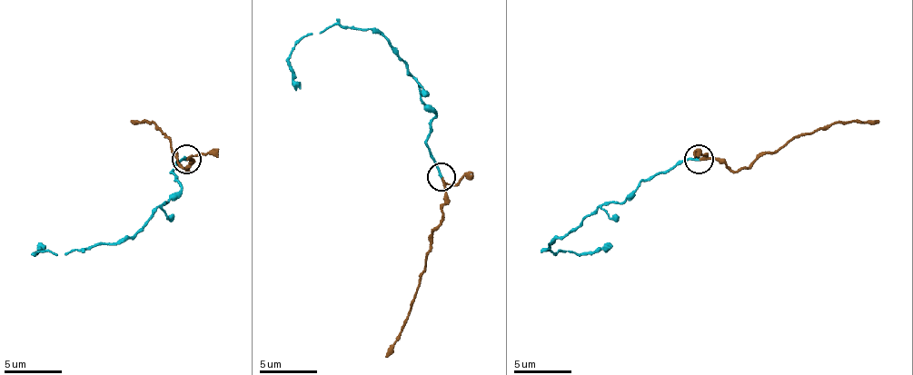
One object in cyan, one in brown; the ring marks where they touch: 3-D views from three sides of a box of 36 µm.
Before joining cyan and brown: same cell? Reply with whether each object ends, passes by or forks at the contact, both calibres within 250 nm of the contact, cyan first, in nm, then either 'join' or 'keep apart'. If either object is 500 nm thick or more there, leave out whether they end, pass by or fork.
cyan ends there; brown passes by; 240 nm thick on the cyan side, 190 nm on the other; join

